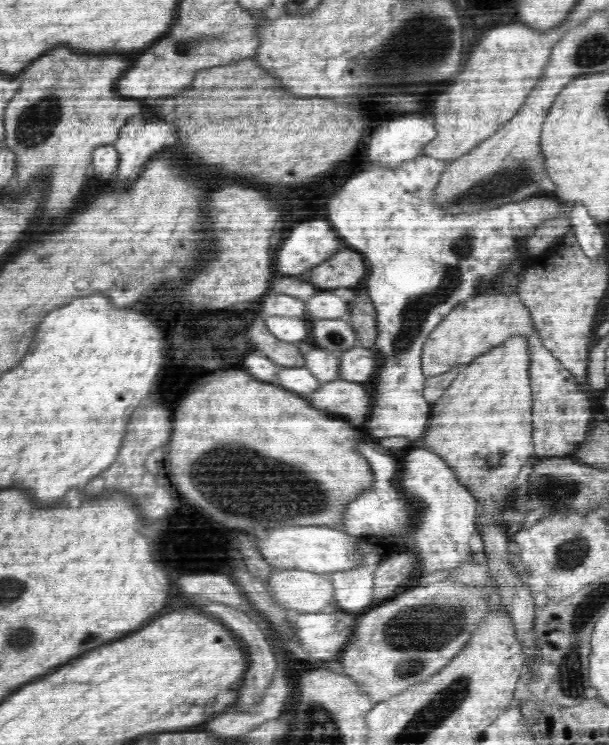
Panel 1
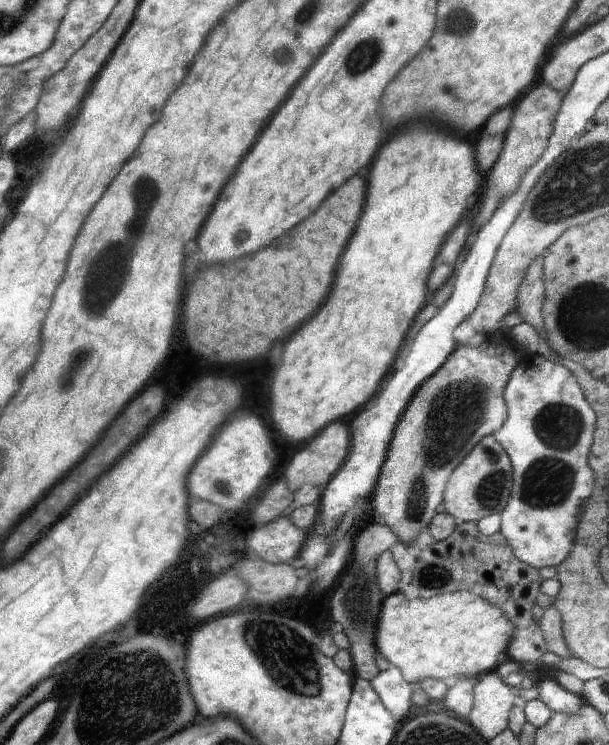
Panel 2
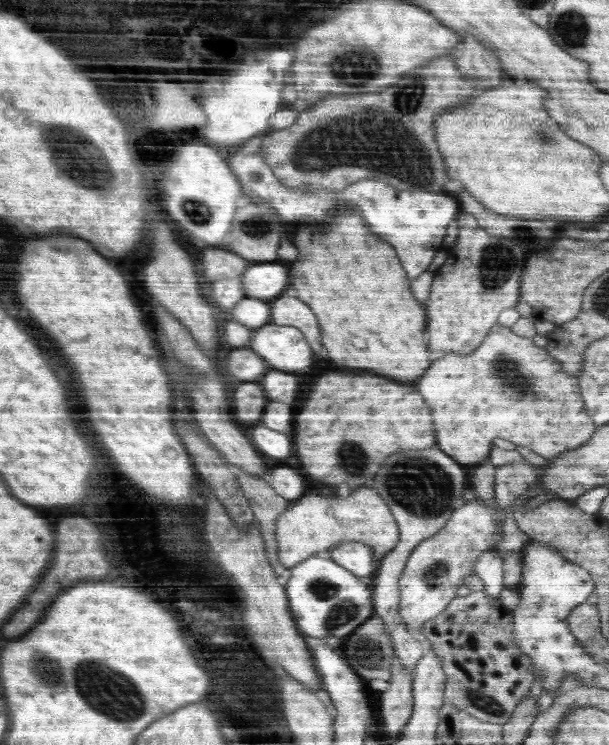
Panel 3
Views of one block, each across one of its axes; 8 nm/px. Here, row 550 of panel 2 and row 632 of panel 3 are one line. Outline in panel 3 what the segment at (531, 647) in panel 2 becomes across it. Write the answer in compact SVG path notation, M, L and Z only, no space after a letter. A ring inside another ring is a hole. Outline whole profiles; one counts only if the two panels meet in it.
M472 591L467 596L454 598L444 613L426 621L420 628L426 639L425 646L442 659L446 675L445 701L490 724L504 725L512 718L513 710L526 700L528 688L535 677L530 658L526 658L516 645L512 618L513 614L504 608L499 599L490 599L484 591Z

